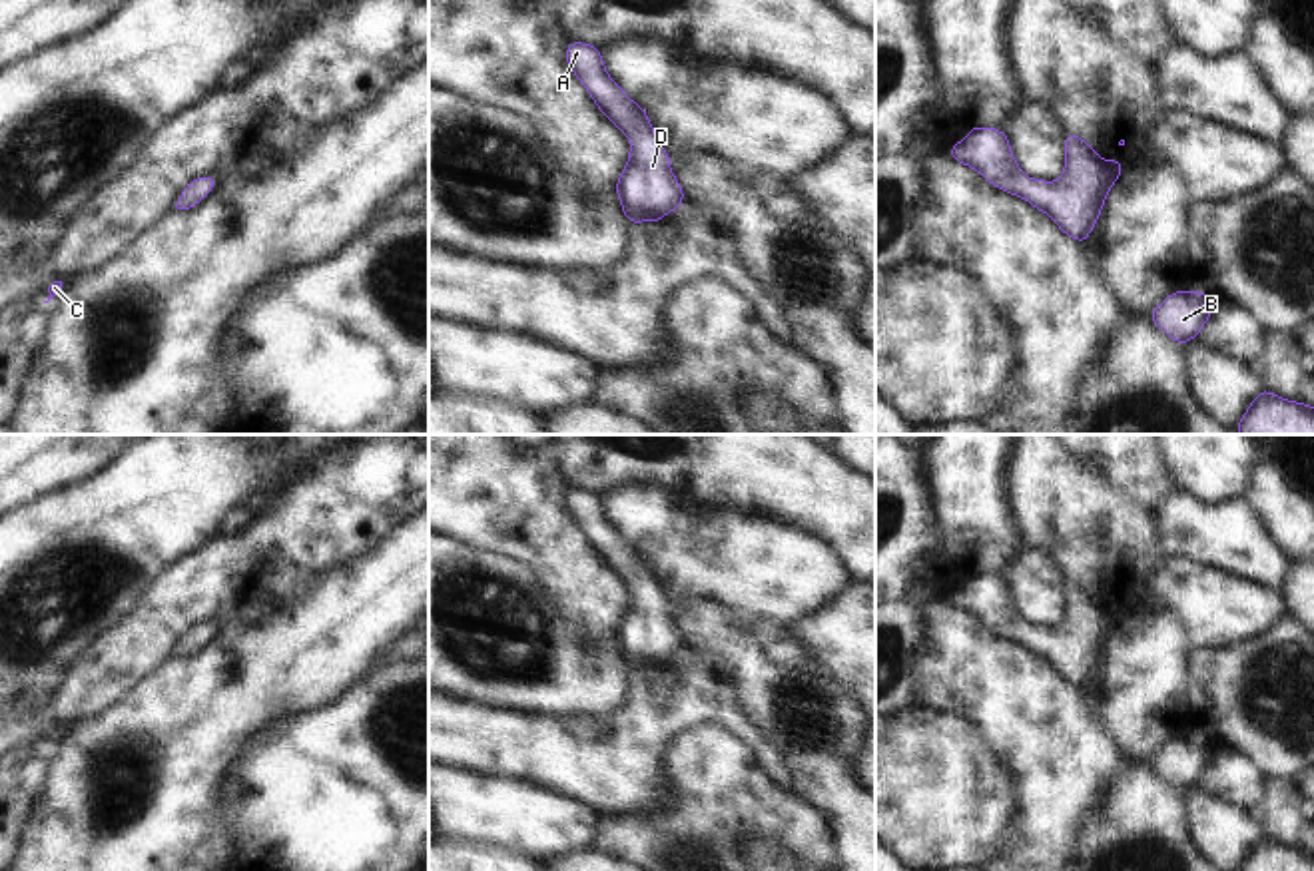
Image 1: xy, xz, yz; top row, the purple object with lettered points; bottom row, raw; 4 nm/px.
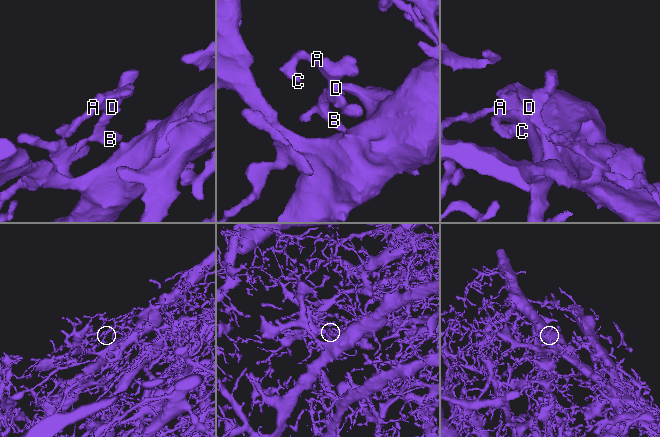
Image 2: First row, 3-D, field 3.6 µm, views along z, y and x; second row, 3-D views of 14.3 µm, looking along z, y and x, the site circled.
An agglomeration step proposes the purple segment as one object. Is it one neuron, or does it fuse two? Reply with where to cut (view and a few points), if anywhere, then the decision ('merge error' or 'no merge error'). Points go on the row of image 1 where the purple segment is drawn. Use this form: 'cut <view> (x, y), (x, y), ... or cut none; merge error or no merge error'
cut none; no merge error

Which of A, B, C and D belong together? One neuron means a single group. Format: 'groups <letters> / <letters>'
groups A B C D

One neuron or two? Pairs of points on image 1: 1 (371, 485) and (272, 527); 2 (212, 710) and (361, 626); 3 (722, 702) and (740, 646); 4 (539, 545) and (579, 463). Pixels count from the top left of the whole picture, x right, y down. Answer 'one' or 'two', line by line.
1: one
2: one
3: two
4: two

